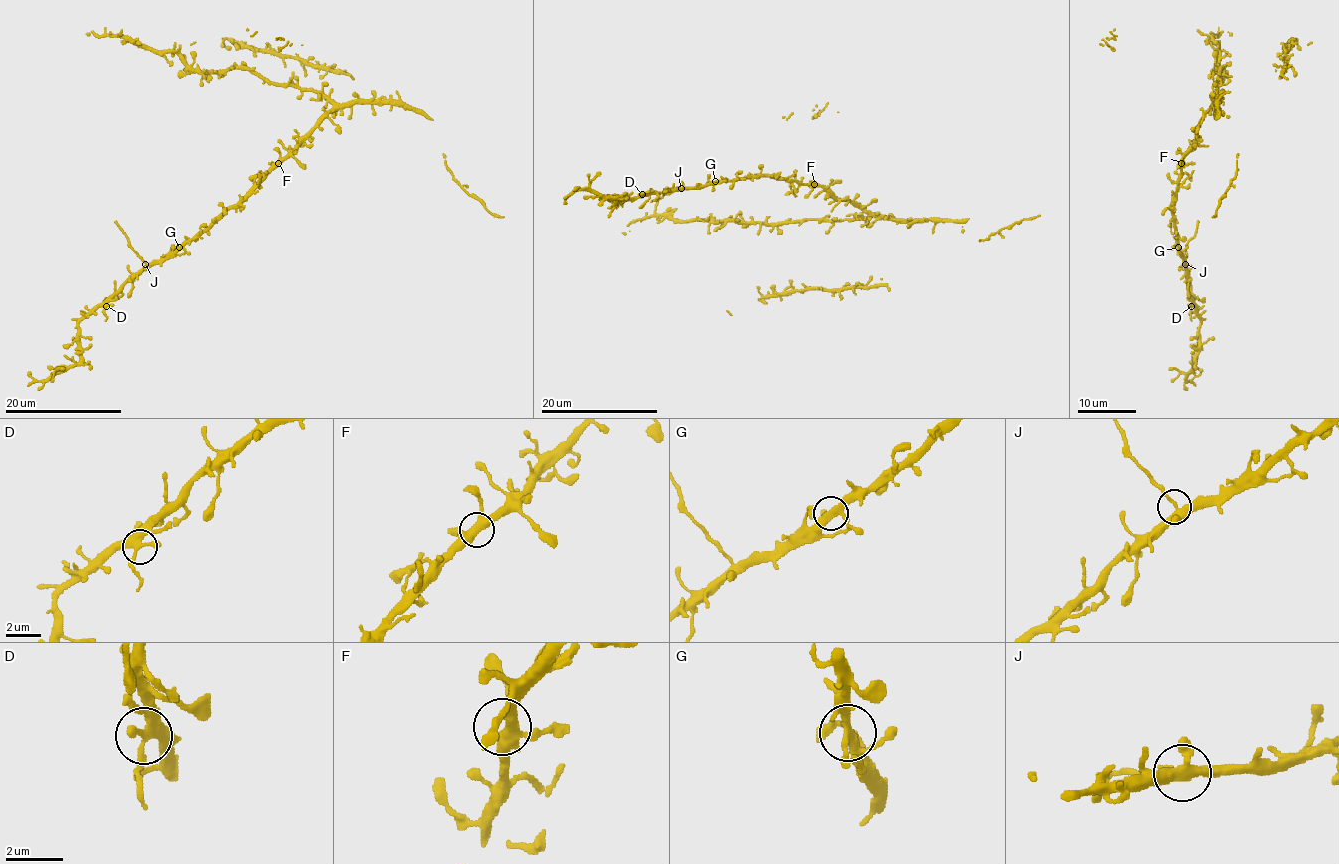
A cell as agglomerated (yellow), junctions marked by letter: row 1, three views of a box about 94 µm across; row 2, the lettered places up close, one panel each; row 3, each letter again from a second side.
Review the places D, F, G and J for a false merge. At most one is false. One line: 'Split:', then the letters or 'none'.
Split: J

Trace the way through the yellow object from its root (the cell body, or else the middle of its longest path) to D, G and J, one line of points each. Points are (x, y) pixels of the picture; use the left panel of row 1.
D: (277, 163), (234, 205), (223, 211), (194, 238), (186, 238), (159, 260), (153, 260), (138, 271), (106, 306)
G: (277, 163), (234, 205), (179, 247)
J: (277, 163), (234, 205), (223, 211), (194, 238), (186, 238), (159, 260), (145, 263)

